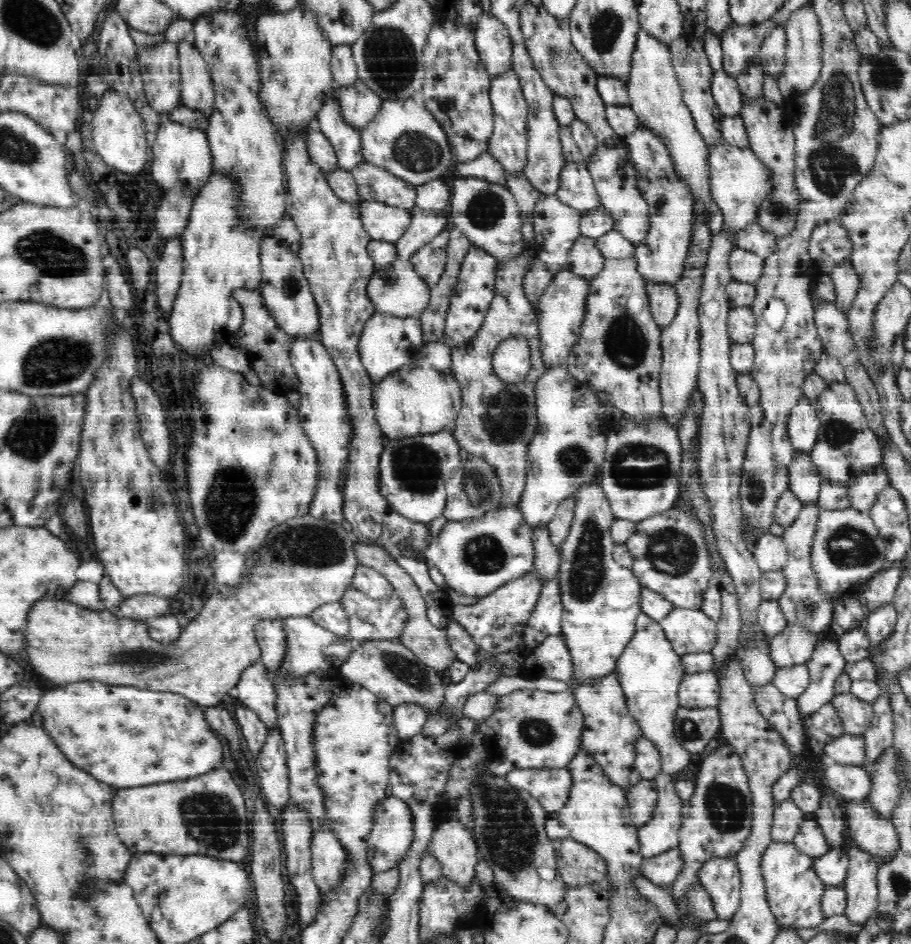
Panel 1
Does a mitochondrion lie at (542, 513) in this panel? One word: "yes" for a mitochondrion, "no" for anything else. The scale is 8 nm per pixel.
no

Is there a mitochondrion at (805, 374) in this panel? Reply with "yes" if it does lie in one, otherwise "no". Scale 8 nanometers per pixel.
no

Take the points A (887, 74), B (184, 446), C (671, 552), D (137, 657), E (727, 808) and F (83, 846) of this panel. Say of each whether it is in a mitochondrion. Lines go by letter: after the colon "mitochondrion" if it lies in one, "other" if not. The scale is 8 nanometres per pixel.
A: mitochondrion
B: other
C: mitochondrion
D: mitochondrion
E: mitochondrion
F: mitochondrion

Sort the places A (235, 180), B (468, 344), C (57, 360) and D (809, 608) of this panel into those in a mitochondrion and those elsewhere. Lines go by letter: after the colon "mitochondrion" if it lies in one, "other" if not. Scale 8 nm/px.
A: other
B: other
C: mitochondrion
D: mitochondrion

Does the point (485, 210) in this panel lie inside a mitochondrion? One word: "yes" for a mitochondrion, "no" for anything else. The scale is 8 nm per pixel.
yes

